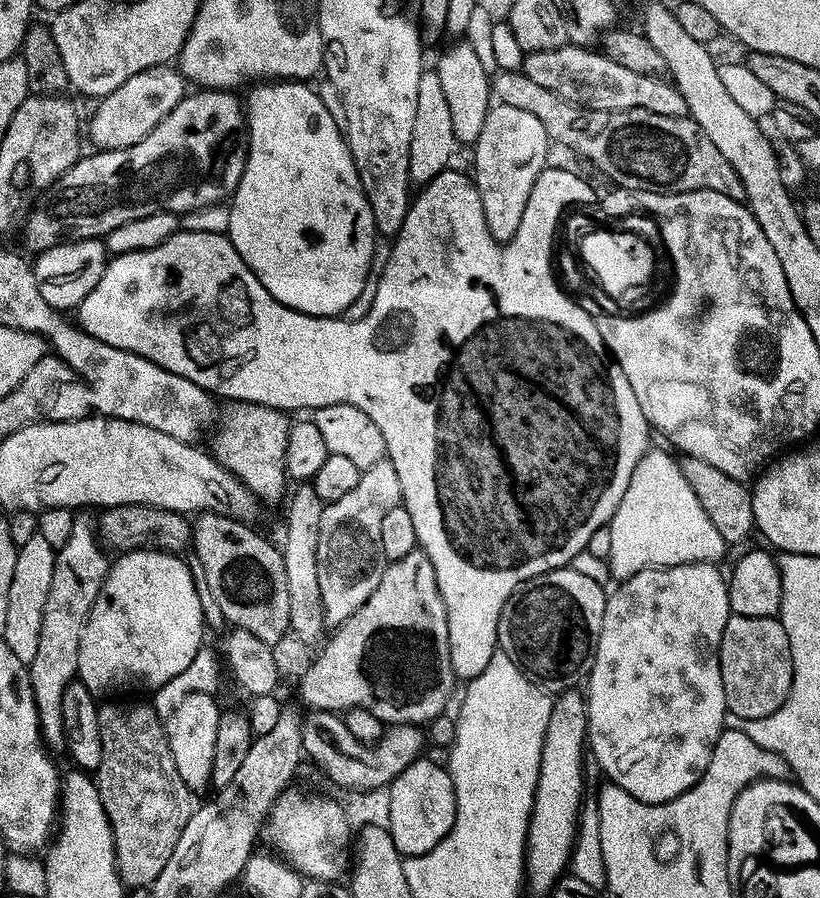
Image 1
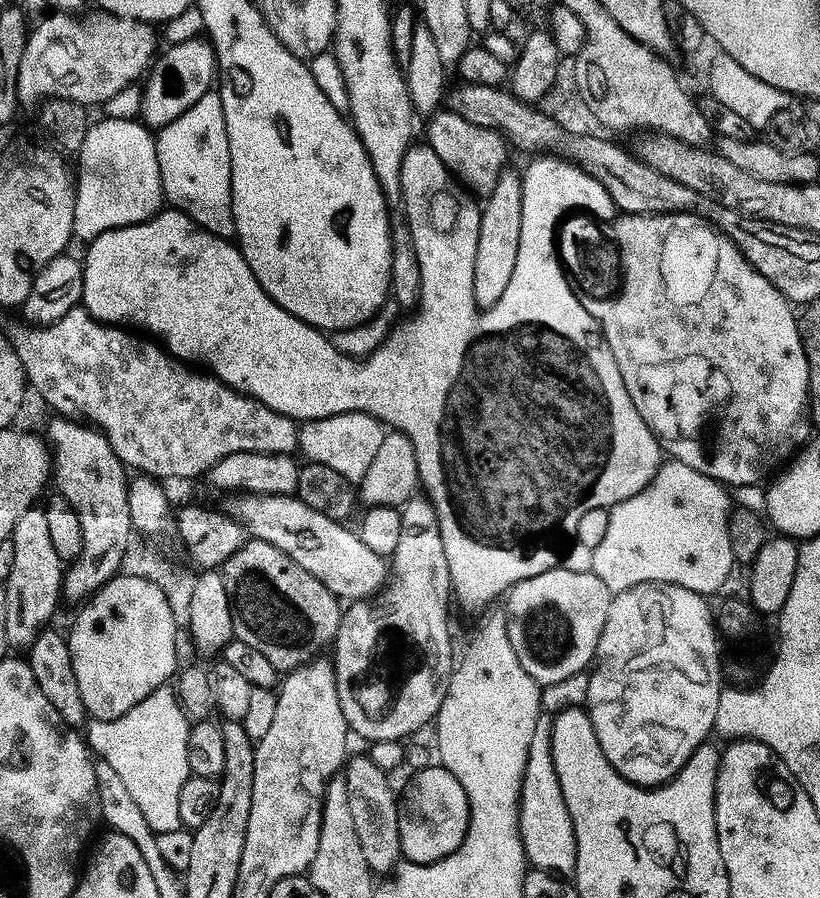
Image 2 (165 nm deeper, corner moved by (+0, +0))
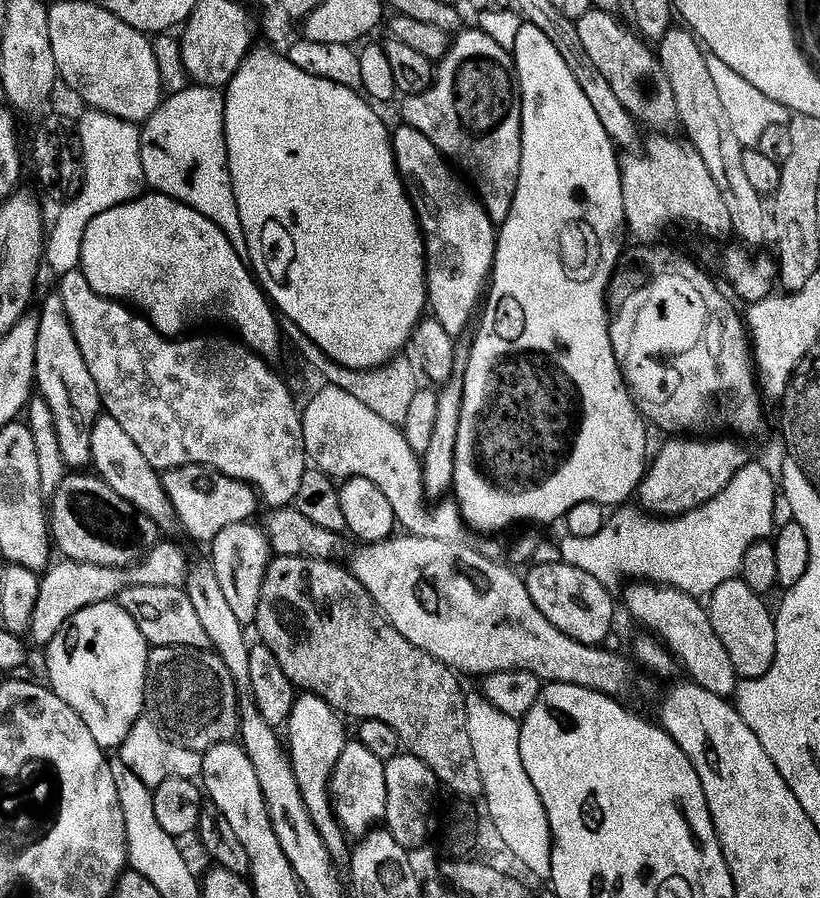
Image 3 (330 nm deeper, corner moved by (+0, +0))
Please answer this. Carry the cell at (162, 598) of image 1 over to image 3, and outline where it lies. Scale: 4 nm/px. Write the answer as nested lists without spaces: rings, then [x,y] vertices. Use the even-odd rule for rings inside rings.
[[[115,599],[94,602],[92,605],[78,610],[71,620],[64,625],[63,631],[54,634],[52,640],[46,645],[46,651],[48,651],[48,657],[45,658],[44,664],[48,667],[47,687],[51,688],[54,694],[58,694],[58,698],[62,698],[62,702],[66,702],[66,706],[70,706],[70,710],[74,710],[74,714],[78,714],[78,718],[82,718],[82,722],[86,722],[86,730],[90,730],[90,734],[94,734],[94,742],[98,742],[100,748],[105,750],[111,750],[111,748],[112,750],[119,749],[127,735],[130,734],[131,727],[134,726],[136,720],[144,712],[144,679],[148,673],[150,645],[144,640],[142,632],[138,630],[138,625],[134,622],[134,618]]]

